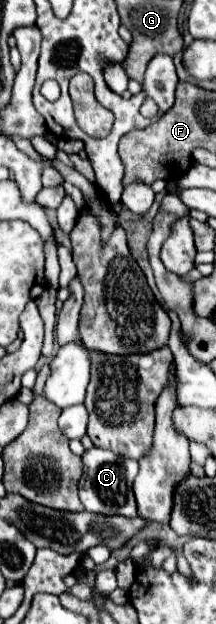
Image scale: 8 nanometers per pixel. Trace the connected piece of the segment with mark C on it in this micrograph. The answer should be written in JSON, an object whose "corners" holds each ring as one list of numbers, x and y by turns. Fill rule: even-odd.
{"corners":[[92,447,82,455,82,477,80,477,80,501,86,511,100,513,100,515,126,515,136,517,136,501,132,493,134,477,138,475,138,461,122,459,108,449]]}

